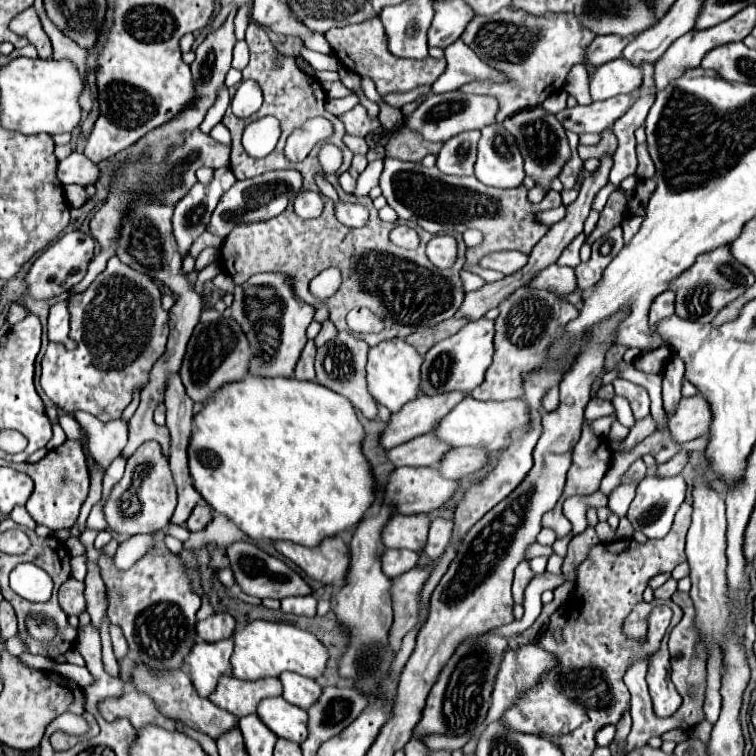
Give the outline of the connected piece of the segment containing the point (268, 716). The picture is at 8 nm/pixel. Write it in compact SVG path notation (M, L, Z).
M281 696L265 698L259 704L257 714L265 722L265 726L273 730L279 738L287 738L297 744L301 744L307 738L307 720L309 720L307 712L301 710L299 706L289 704Z

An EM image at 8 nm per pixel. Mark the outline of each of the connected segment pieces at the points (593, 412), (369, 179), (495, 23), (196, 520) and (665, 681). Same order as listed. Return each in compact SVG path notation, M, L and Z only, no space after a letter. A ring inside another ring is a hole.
M593 397L585 408L584 417L586 420L593 421L612 414L615 414L615 409L610 401Z
M375 160L369 162L369 166L365 168L365 172L357 178L357 188L353 192L353 196L367 196L371 192L371 188L375 188L379 184L379 176L383 170L383 160Z
M511 6L501 8L489 16L475 16L461 40L475 50L475 54L489 66L505 72L509 82L471 82L461 88L467 94L489 94L499 100L497 122L521 112L525 108L541 106L543 100L565 86L565 78L575 64L585 62L587 46L597 34L583 28L575 14L549 12L547 16L533 16L525 10L515 10ZM503 56L503 58L501 58Z
M199 504L199 506L193 508L185 526L187 526L189 532L197 532L197 530L203 530L209 524L209 520L211 520L211 508L205 506L205 504Z
M667 636L663 638L663 644L659 652L655 652L649 658L649 670L647 670L647 684L649 694L653 698L655 714L665 718L671 716L681 706L681 696L677 694L671 678L669 678L669 652L667 652Z

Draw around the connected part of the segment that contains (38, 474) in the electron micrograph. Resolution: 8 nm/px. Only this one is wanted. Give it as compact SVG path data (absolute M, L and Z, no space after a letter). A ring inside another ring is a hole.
M67 440L59 448L51 450L37 464L9 464L9 466L17 472L25 472L35 482L35 490L31 498L27 500L27 512L37 524L43 524L51 530L63 530L75 524L81 504L85 502L89 492L89 470L87 470L85 454L79 442Z

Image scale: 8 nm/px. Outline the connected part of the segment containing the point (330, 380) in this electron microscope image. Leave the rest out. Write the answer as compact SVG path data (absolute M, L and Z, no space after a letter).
M339 332L335 340L327 342L325 346L321 346L317 350L317 360L315 360L315 370L317 370L317 382L345 398L349 398L349 402L363 412L365 418L375 420L377 418L377 402L375 398L369 394L367 390L367 380L365 380L365 364L367 364L367 352L369 346L347 334L347 332Z

